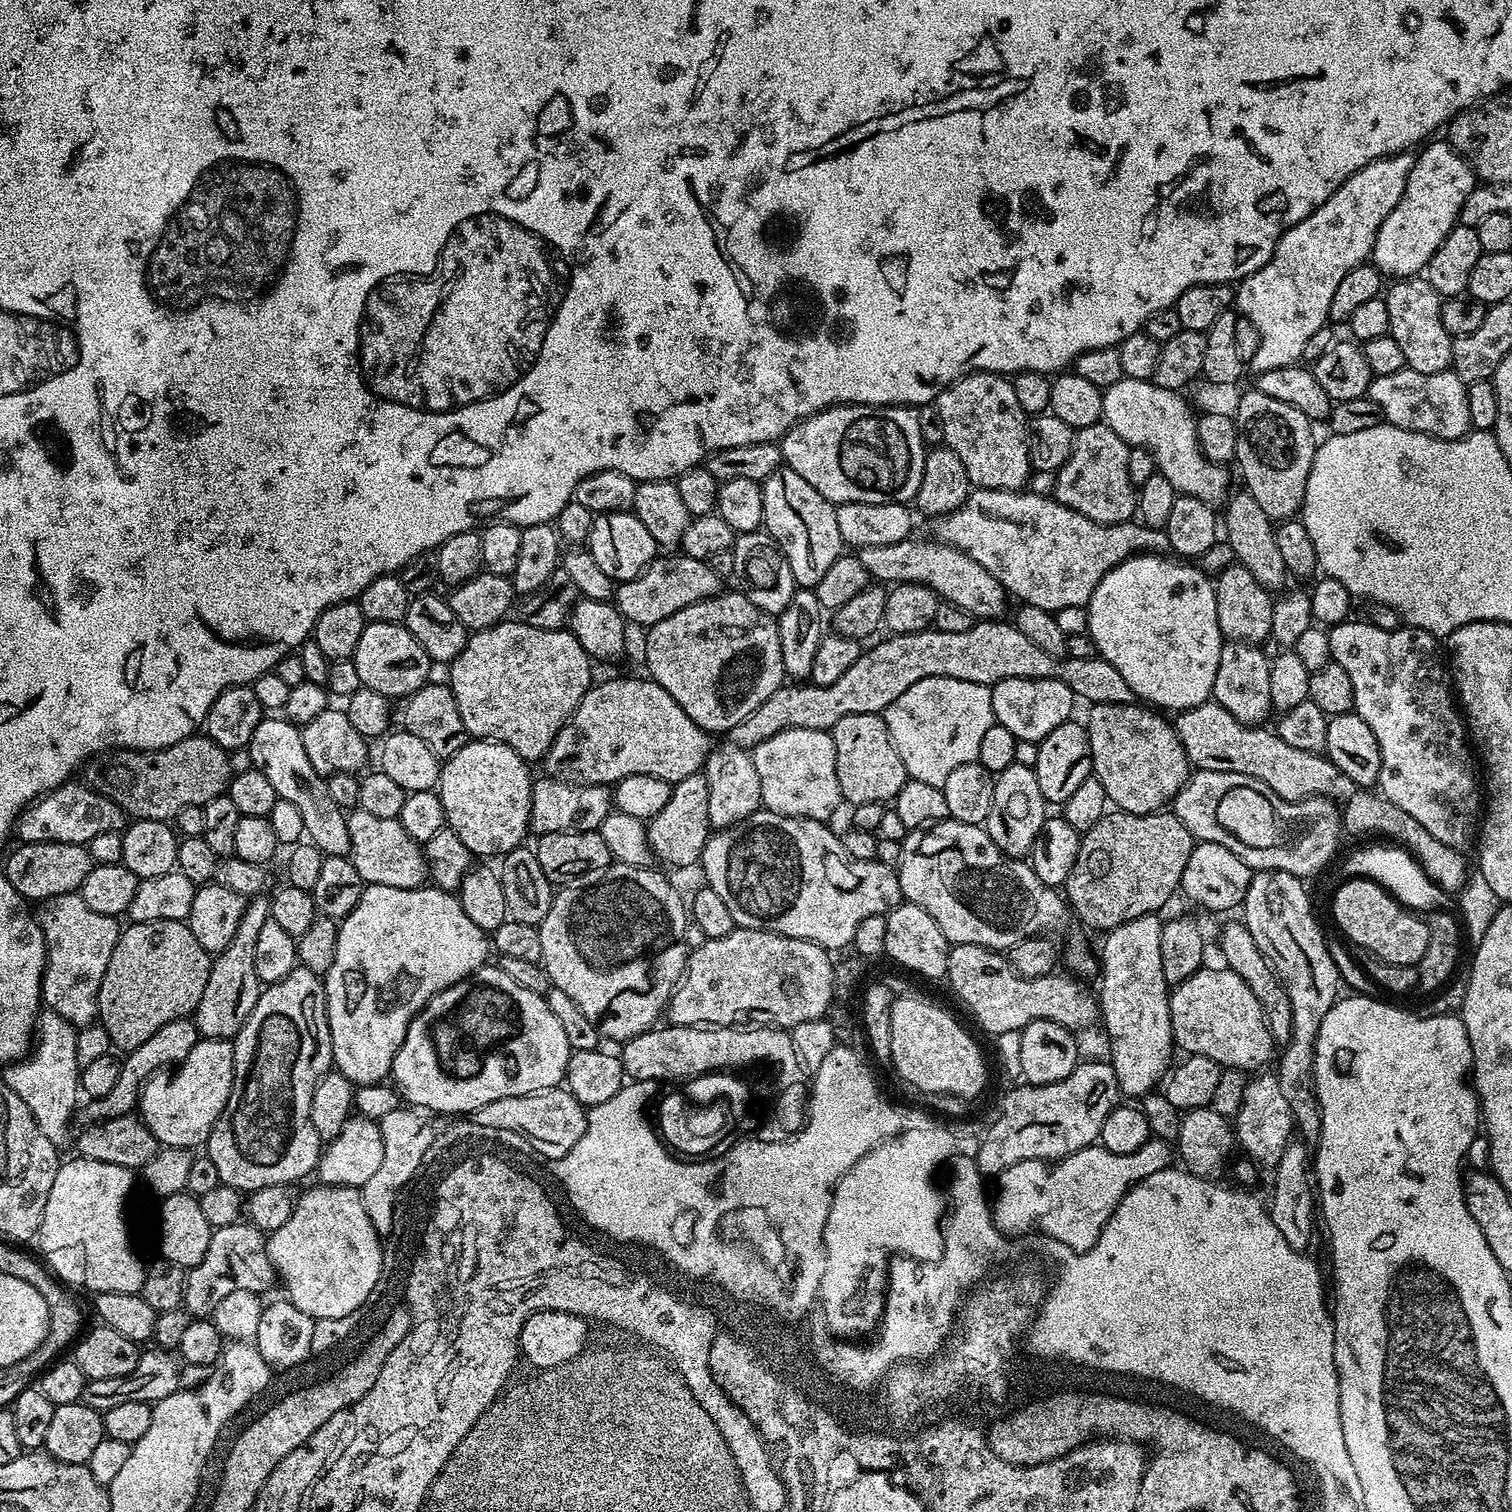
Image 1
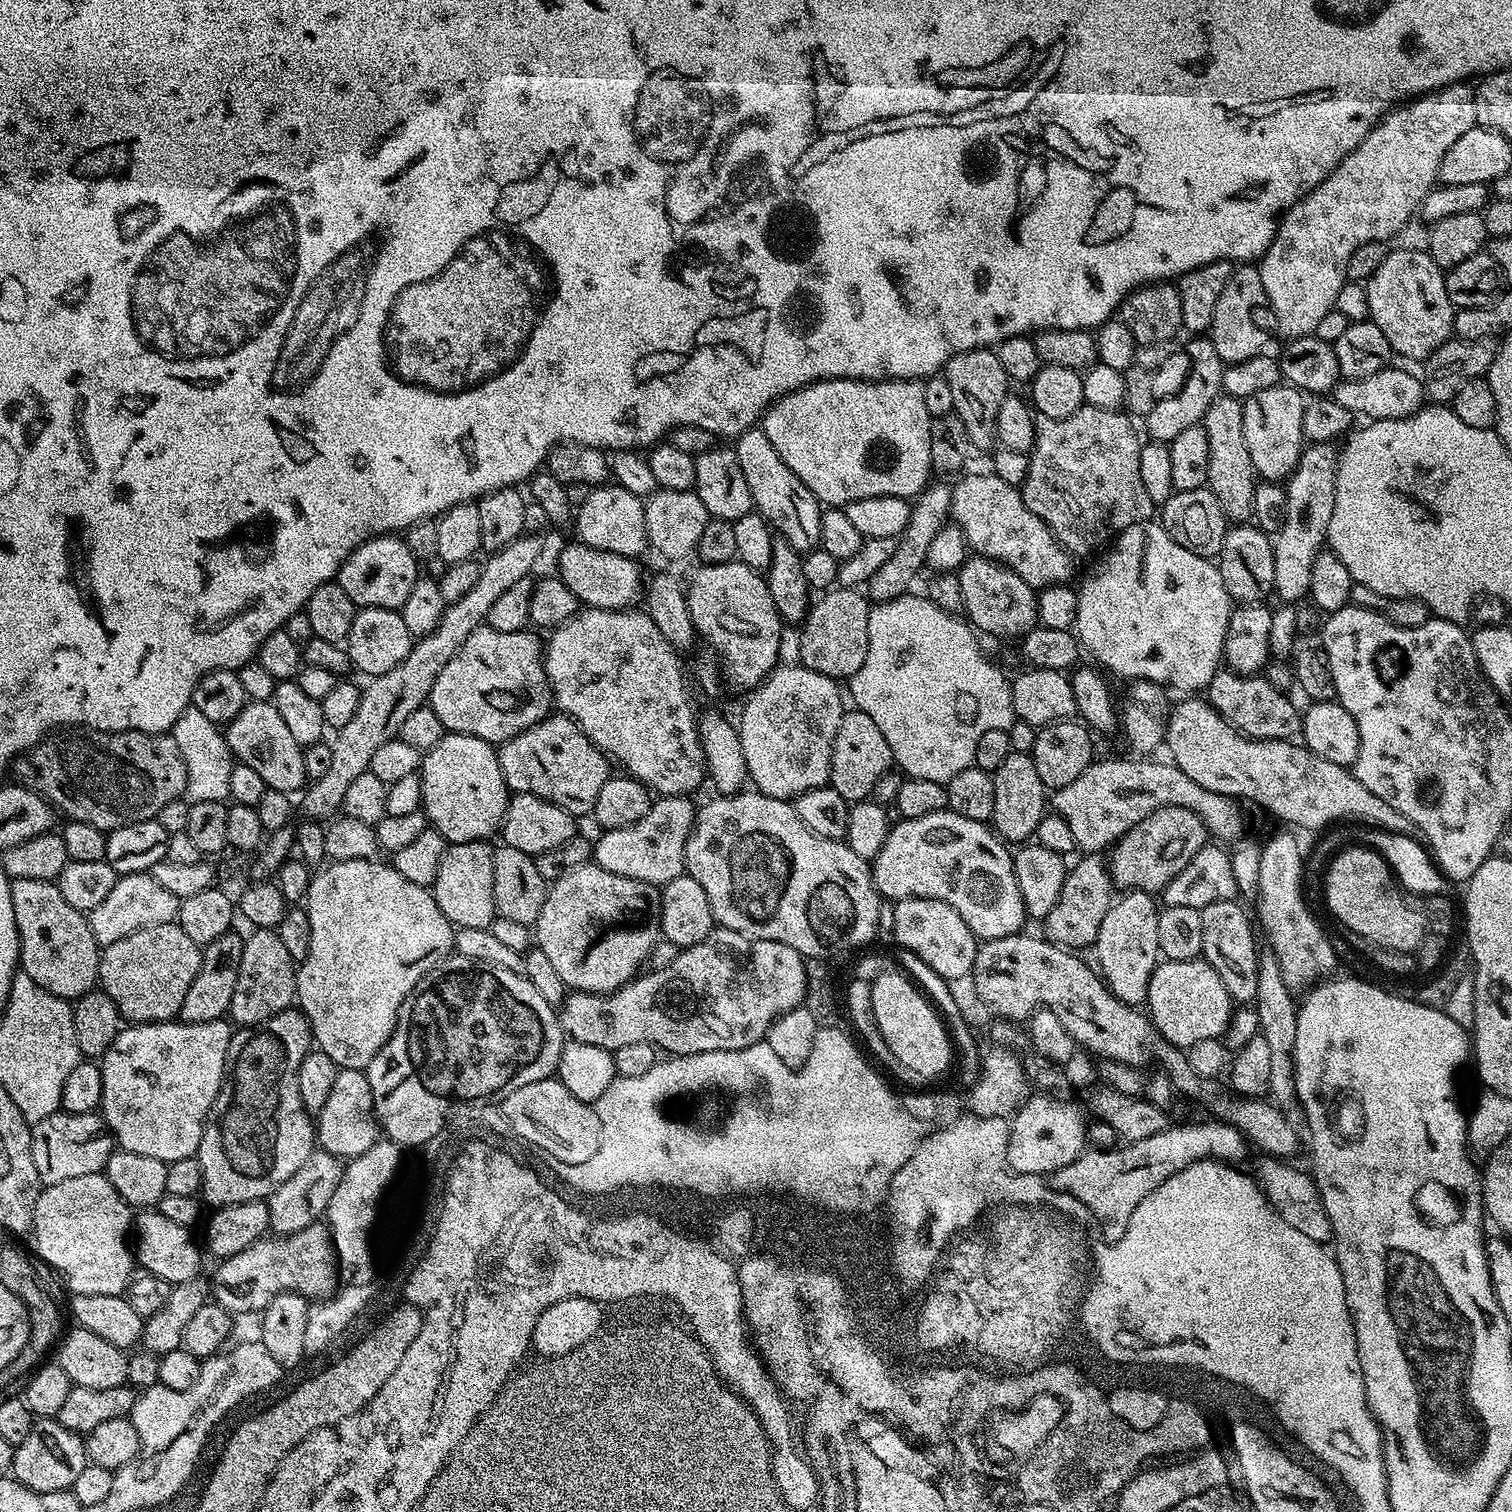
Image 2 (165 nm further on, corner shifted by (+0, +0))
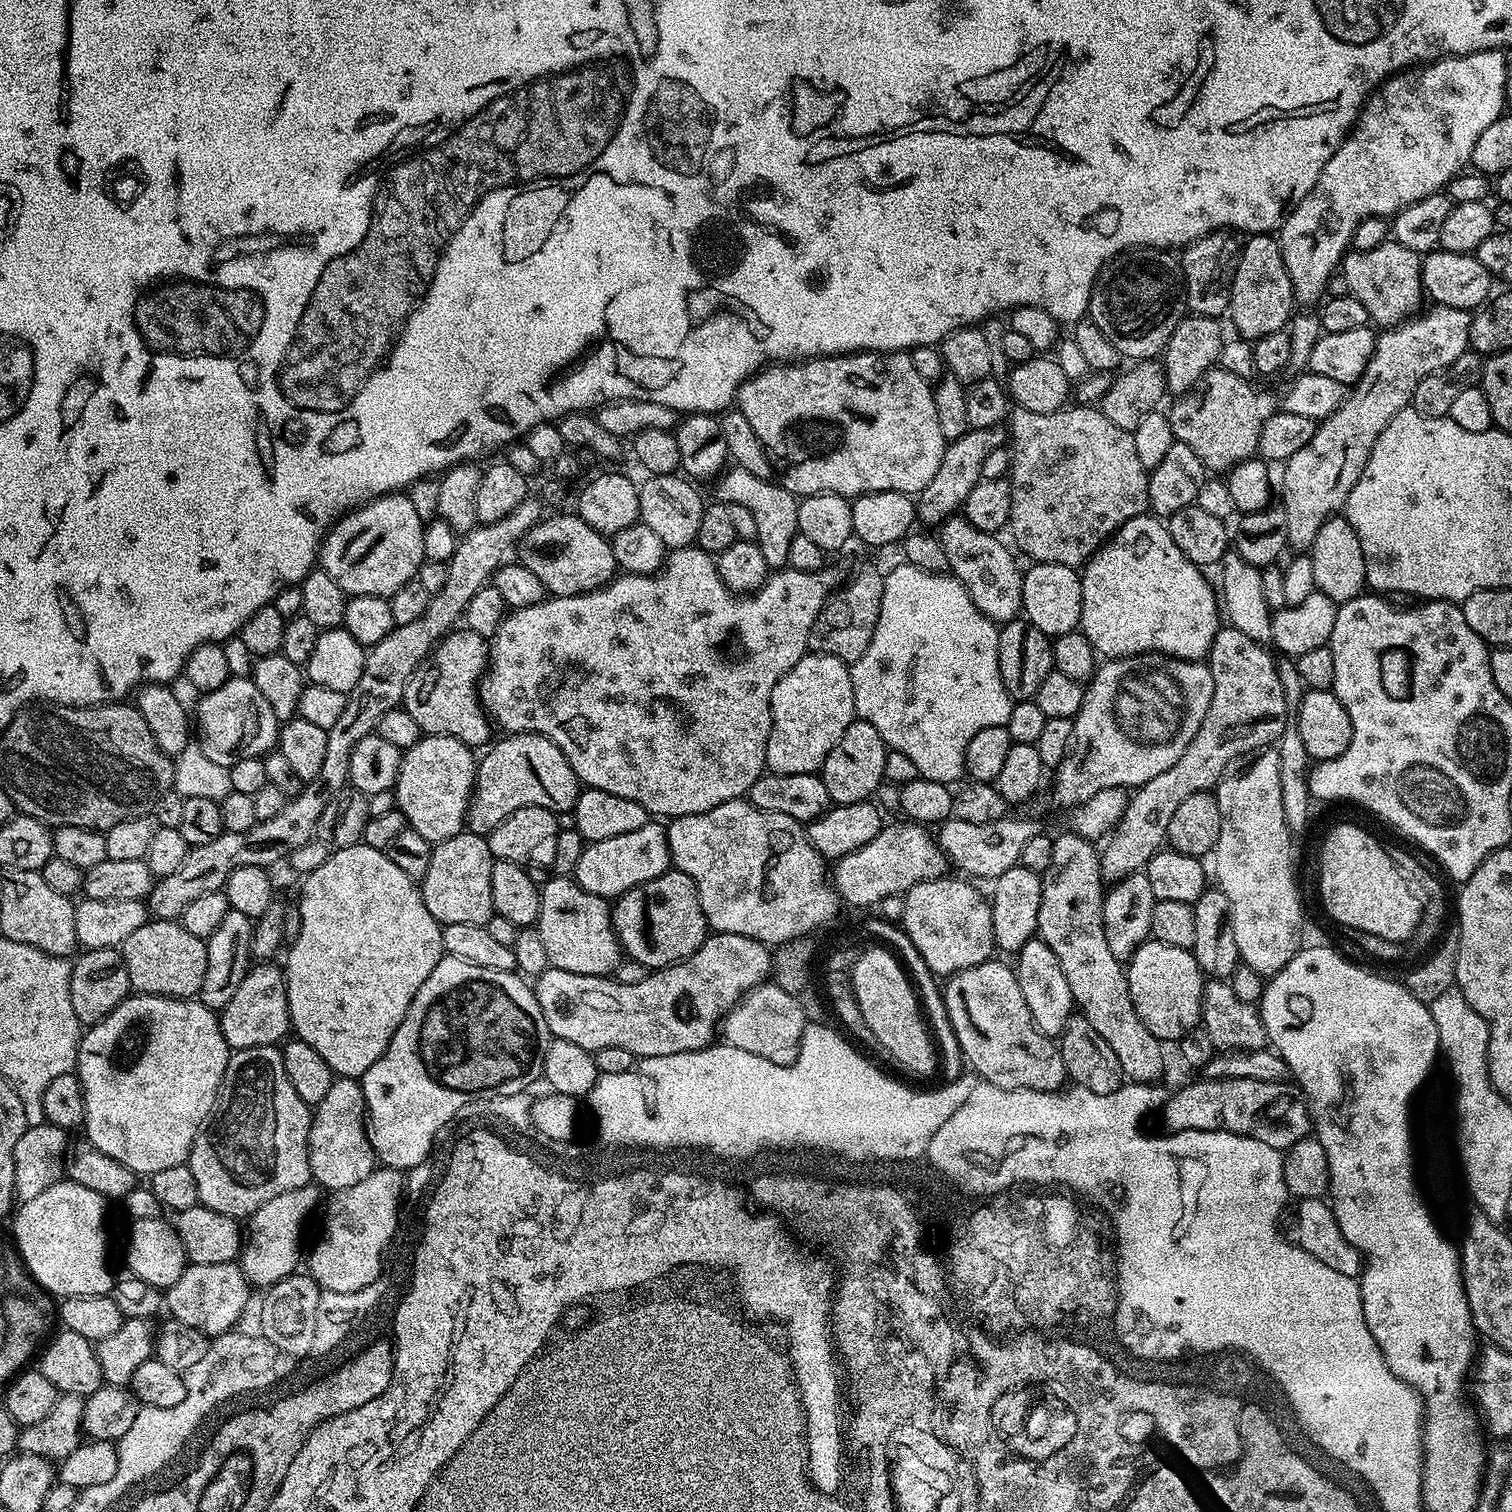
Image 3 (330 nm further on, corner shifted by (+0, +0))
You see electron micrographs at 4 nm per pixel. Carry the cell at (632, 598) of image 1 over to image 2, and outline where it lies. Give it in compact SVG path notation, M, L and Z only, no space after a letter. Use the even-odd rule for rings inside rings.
M568 542L561 552L559 577L563 584L570 586L570 594L581 605L603 612L622 612L639 605L645 595L646 584L643 579L640 581L640 568L636 564L639 563L630 556Z

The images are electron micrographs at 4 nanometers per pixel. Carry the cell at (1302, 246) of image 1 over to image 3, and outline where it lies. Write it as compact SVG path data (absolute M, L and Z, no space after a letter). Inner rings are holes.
M1500 50L1441 56L1439 60L1417 64L1389 76L1368 97L1354 127L1330 162L1322 166L1322 174L1318 174L1318 182L1314 182L1314 190L1310 190L1310 194L1306 194L1306 198L1289 211L1278 229L1282 262L1286 262L1292 295L1299 303L1301 300L1304 306L1312 306L1308 304L1315 305L1325 295L1328 279L1341 267L1354 230L1362 218L1391 218L1406 206L1441 191L1465 171L1472 158L1474 142L1482 138L1482 130L1505 115L1504 87L1510 64L1504 61L1504 56Z

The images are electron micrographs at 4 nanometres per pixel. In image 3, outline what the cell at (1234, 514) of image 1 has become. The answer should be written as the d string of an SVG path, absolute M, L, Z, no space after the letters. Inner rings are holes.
M1213 366L1192 388L1173 399L1176 401L1172 409L1167 409L1173 437L1190 446L1209 473L1227 473L1233 465L1257 455L1258 434L1265 413L1260 412L1260 396L1252 382L1249 377Z

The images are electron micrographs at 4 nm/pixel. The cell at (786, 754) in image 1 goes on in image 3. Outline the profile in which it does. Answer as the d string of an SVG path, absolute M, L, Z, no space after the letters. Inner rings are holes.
M809 651L774 686L768 709L772 725L764 750L767 771L778 774L819 773L826 754L857 719L852 673L845 661Z

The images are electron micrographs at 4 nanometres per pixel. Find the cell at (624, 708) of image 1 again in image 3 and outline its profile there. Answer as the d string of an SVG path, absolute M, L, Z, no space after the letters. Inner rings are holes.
M513 732L501 737L496 745L493 743L487 749L489 752L484 757L479 757L476 765L476 787L468 801L466 815L467 831L487 836L522 806L537 804L557 814L571 813L582 785L560 747L537 732Z

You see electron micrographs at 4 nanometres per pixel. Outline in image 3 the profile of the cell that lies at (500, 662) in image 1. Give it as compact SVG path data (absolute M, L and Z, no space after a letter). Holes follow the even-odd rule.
M466 626L457 627L448 633L439 644L436 645L429 659L418 665L412 672L412 677L406 682L402 706L418 722L421 733L429 736L453 736L467 744L469 748L479 749L479 744L487 745L489 719L480 707L478 697L478 683L487 667L490 644L485 637L472 632Z

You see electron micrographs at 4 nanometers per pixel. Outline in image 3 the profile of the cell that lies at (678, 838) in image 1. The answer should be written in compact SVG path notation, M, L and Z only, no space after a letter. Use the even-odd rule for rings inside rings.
M650 822L639 830L630 830L630 834L617 834L615 838L585 843L582 858L578 858L574 879L578 886L582 886L582 890L590 894L619 898L630 889L638 888L669 871L671 864L667 827L660 822Z

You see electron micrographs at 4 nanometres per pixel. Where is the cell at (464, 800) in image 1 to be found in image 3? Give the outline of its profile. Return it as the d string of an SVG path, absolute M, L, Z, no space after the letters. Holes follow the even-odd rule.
M421 735L414 746L410 746L401 755L400 768L396 772L395 807L404 815L405 825L413 828L430 845L446 842L454 834L465 831L468 801L472 798L472 790L476 787L477 757L473 749L453 736Z

